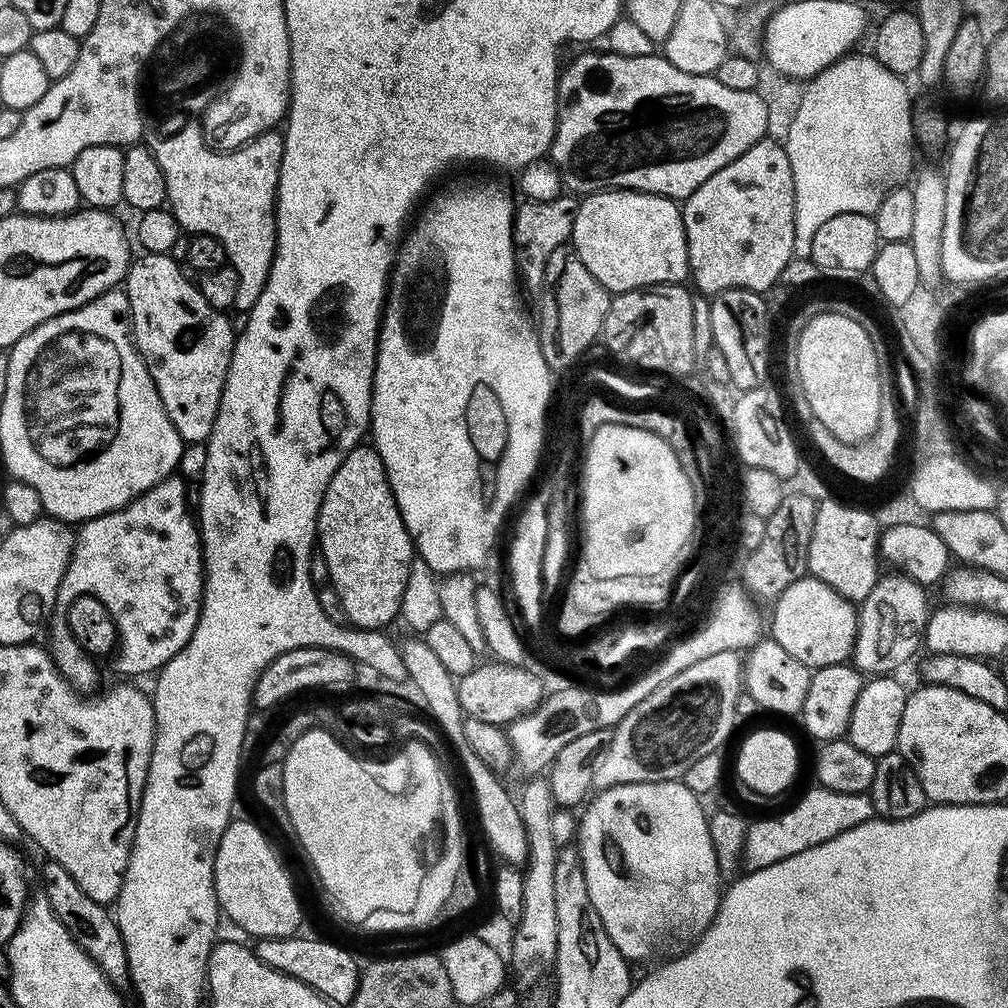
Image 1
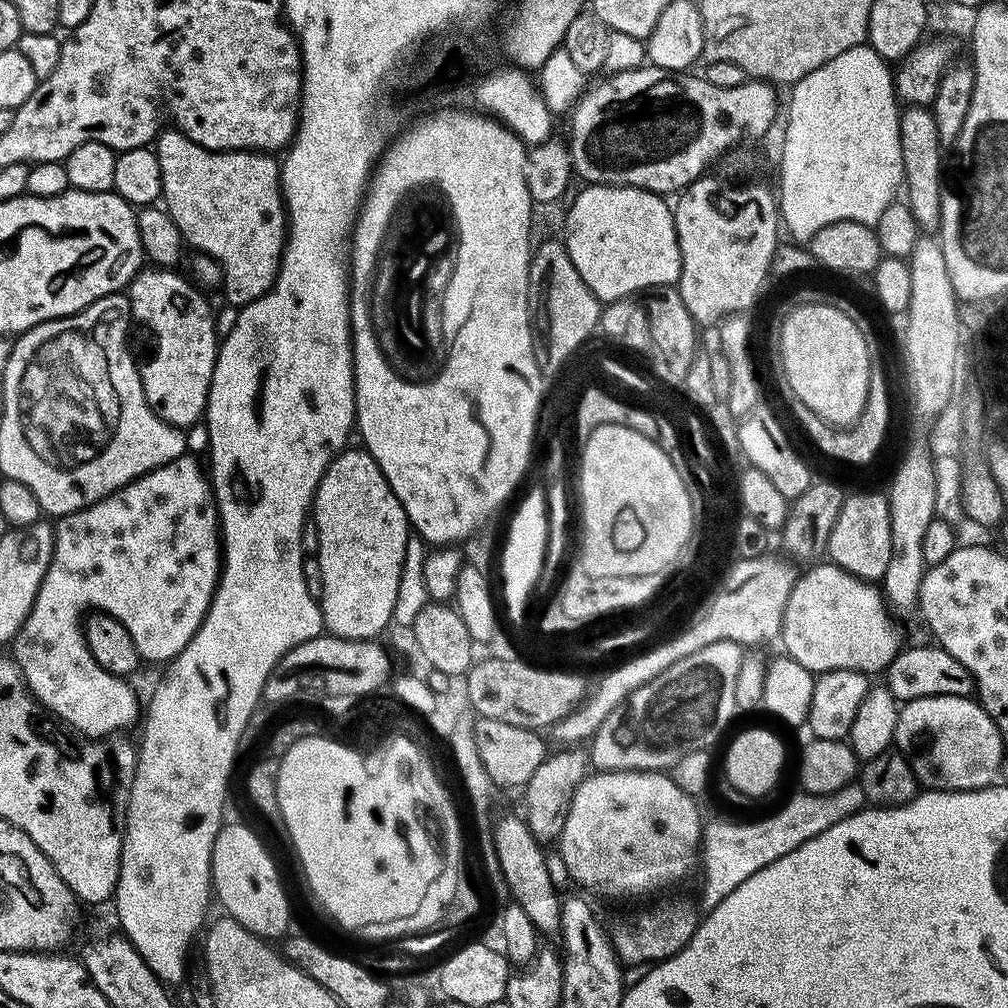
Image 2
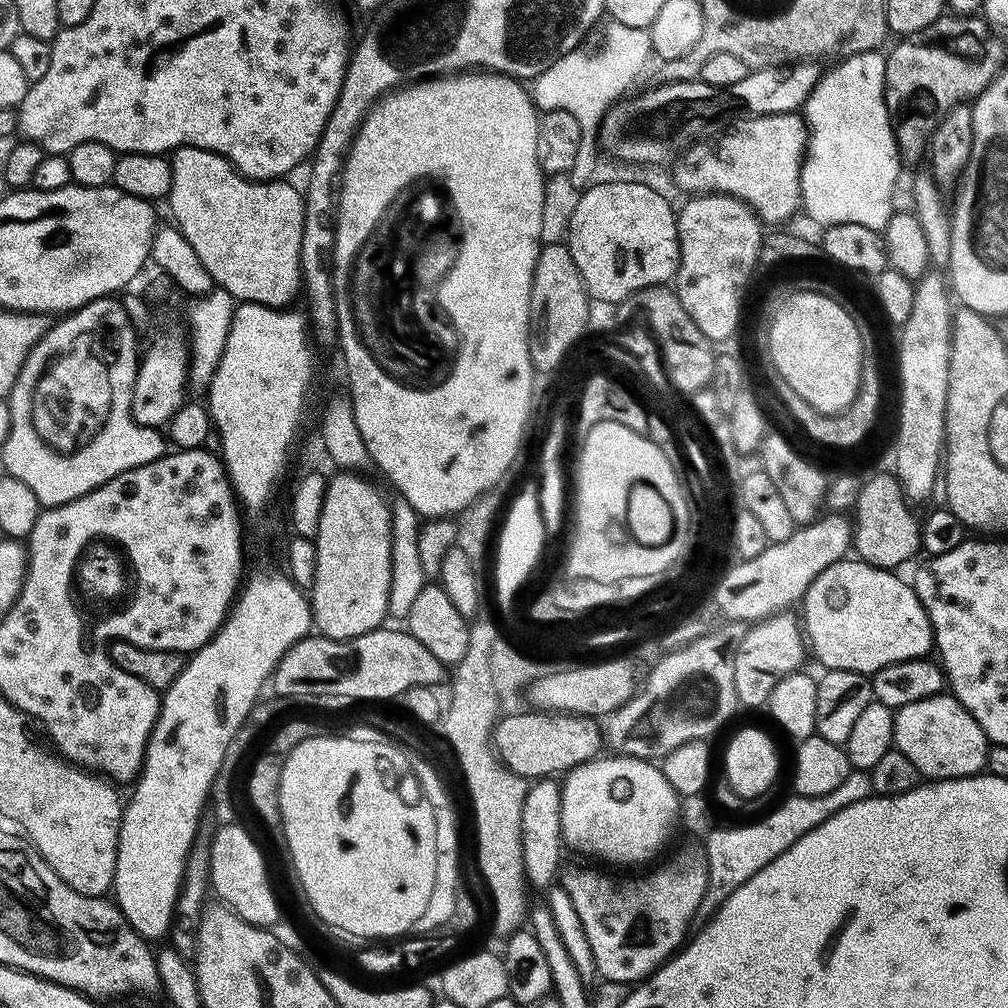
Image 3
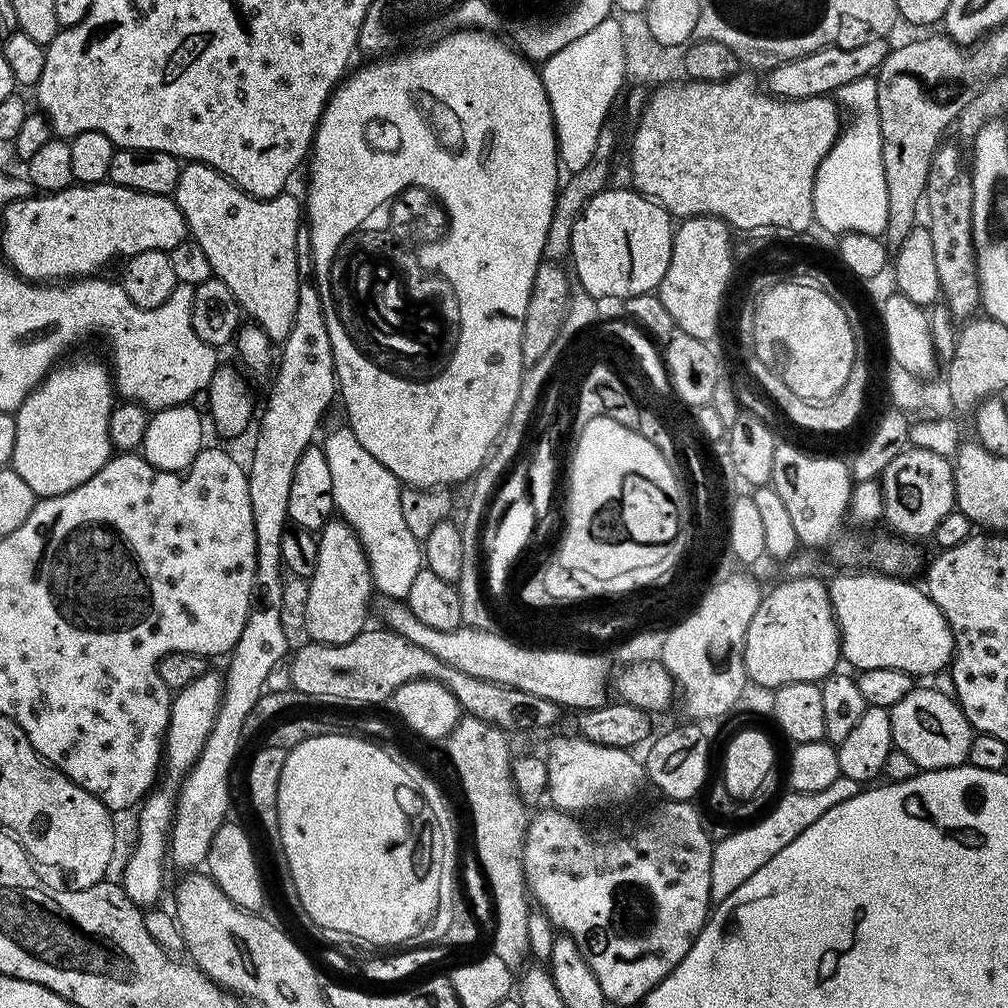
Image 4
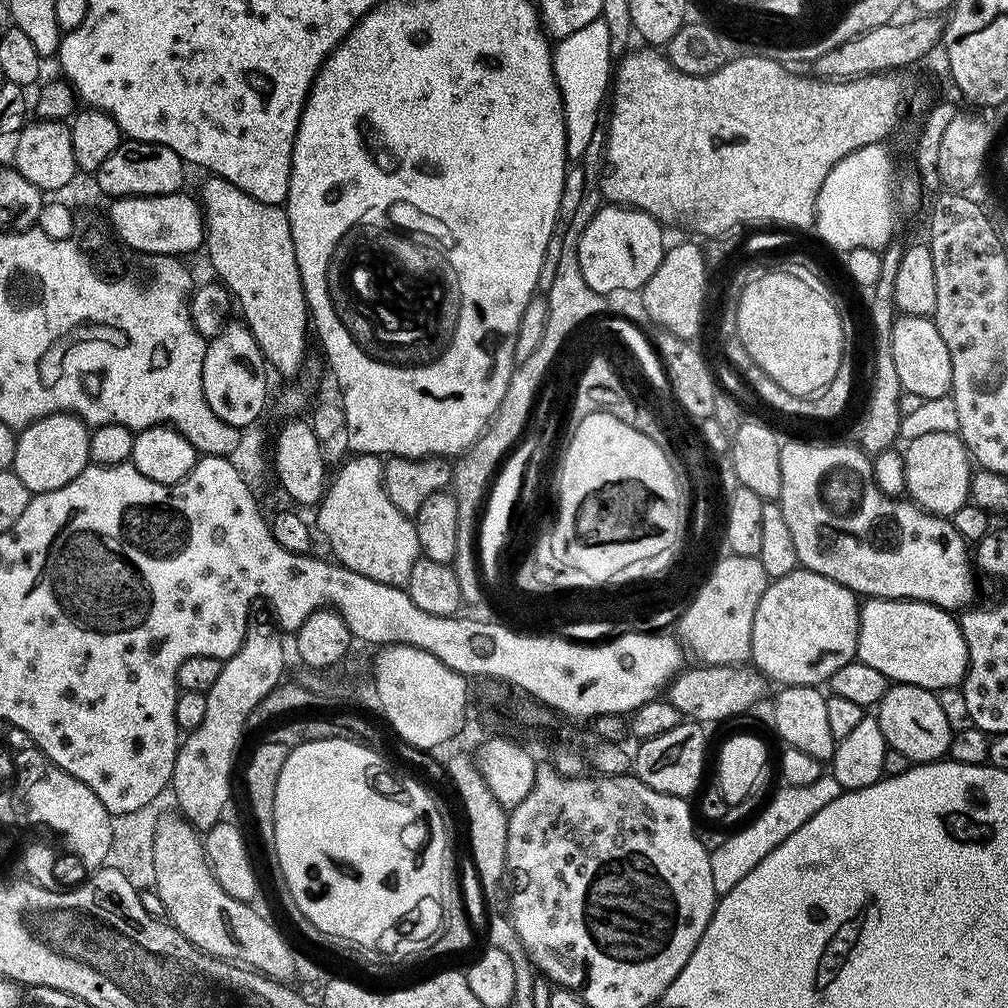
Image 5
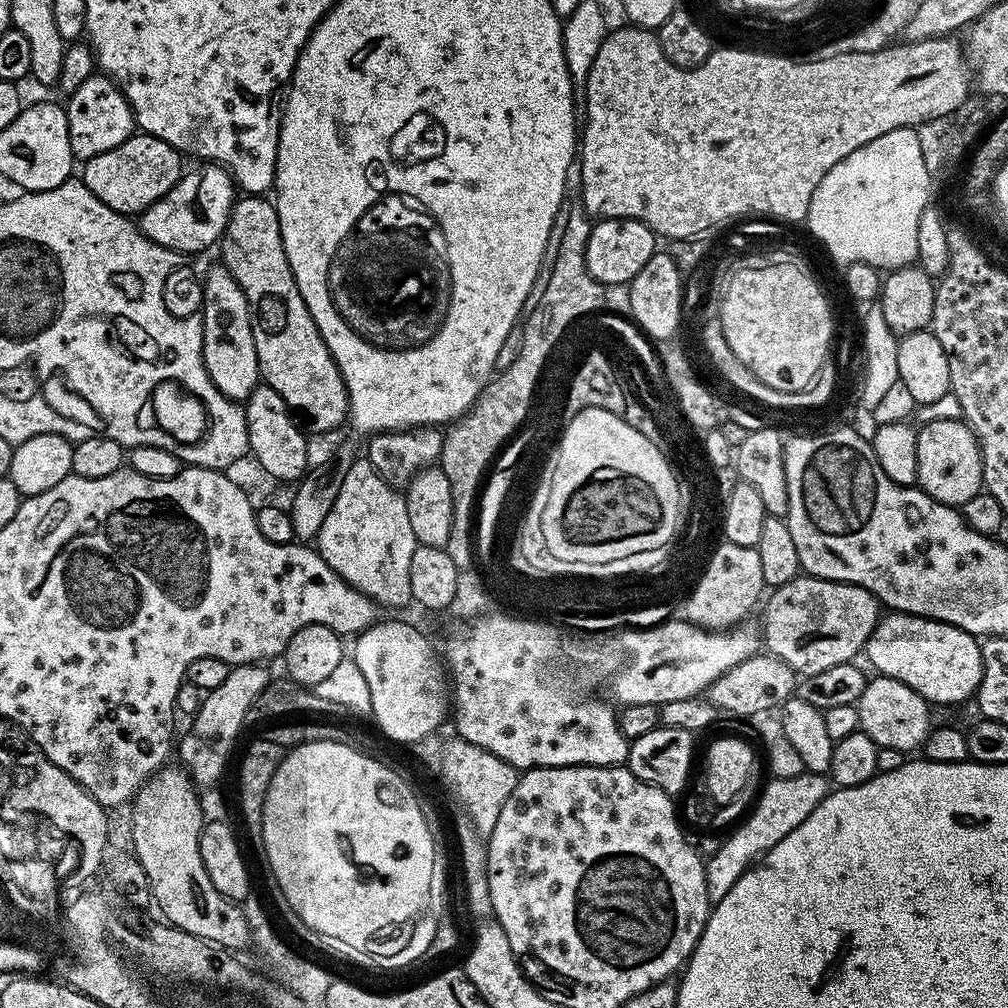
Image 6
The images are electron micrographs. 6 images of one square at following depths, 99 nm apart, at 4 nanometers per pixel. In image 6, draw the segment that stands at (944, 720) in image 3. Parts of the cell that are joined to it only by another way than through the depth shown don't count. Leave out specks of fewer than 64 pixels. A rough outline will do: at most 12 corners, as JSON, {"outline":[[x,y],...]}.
{"outline":[[873,675],[855,705],[859,731],[912,754],[933,709],[906,682]]}

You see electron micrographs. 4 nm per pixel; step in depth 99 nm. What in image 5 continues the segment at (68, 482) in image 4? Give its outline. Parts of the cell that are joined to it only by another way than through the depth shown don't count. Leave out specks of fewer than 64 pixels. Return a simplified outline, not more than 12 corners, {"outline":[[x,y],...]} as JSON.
{"outline":[[42,416],[19,433],[12,468],[29,493],[89,467],[89,425]]}

